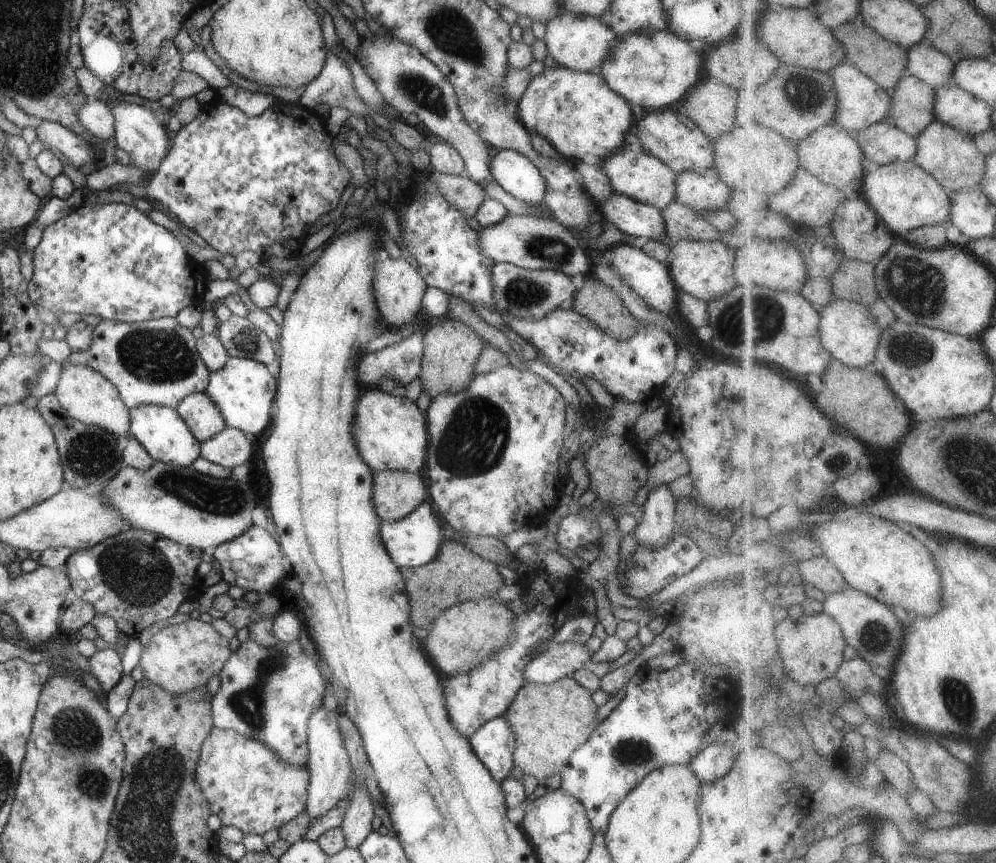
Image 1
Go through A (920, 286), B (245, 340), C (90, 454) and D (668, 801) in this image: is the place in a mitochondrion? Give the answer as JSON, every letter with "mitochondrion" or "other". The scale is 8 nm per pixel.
{"A":"mitochondrion","B":"mitochondrion","C":"mitochondrion","D":"other"}

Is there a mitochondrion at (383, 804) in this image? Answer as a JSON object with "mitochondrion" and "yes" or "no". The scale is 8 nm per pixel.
{"mitochondrion":"no"}

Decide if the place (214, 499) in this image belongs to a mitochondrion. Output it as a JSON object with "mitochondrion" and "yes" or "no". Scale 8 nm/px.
{"mitochondrion":"yes"}

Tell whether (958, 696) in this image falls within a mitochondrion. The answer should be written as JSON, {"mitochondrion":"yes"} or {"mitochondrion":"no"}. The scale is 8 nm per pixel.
{"mitochondrion":"yes"}

